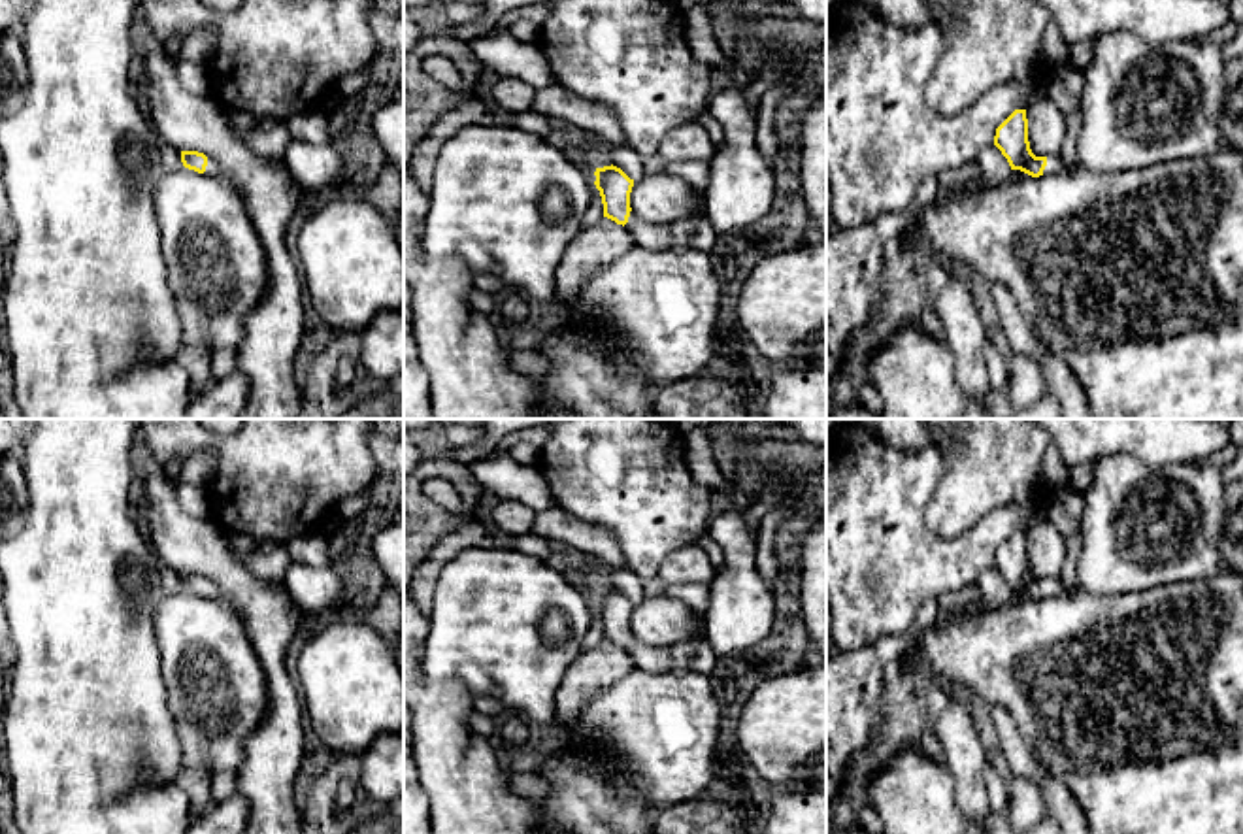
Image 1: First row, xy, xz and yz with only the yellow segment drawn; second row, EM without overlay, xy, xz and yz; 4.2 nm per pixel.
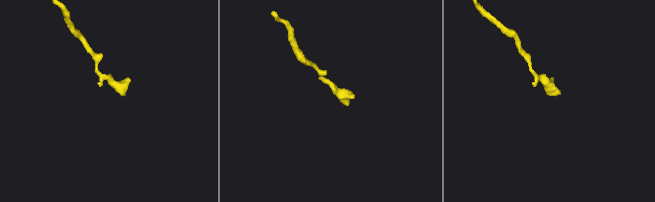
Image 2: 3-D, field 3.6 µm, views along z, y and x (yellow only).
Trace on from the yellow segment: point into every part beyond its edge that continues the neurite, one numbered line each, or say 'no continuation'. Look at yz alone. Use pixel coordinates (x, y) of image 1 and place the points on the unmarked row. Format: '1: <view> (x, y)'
1: yz (1055, 587)

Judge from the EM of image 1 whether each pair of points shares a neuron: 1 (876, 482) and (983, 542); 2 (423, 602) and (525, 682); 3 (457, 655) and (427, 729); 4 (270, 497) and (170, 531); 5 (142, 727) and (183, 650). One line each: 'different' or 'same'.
1: same
2: different
3: different
4: different
5: different

